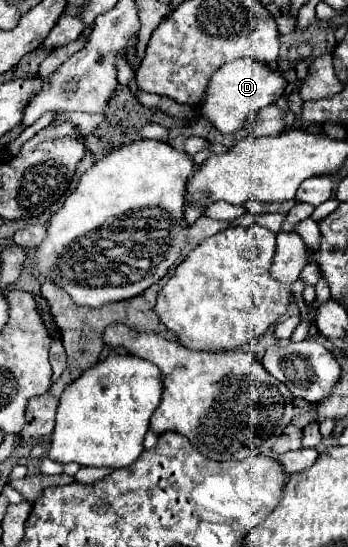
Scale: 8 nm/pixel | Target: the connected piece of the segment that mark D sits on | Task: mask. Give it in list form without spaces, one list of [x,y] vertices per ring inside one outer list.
[[[240,59],[236,63],[224,65],[220,71],[216,71],[216,75],[212,75],[206,101],[202,103],[202,113],[218,131],[236,133],[244,129],[260,109],[272,105],[284,89],[286,89],[284,73],[250,59]]]

